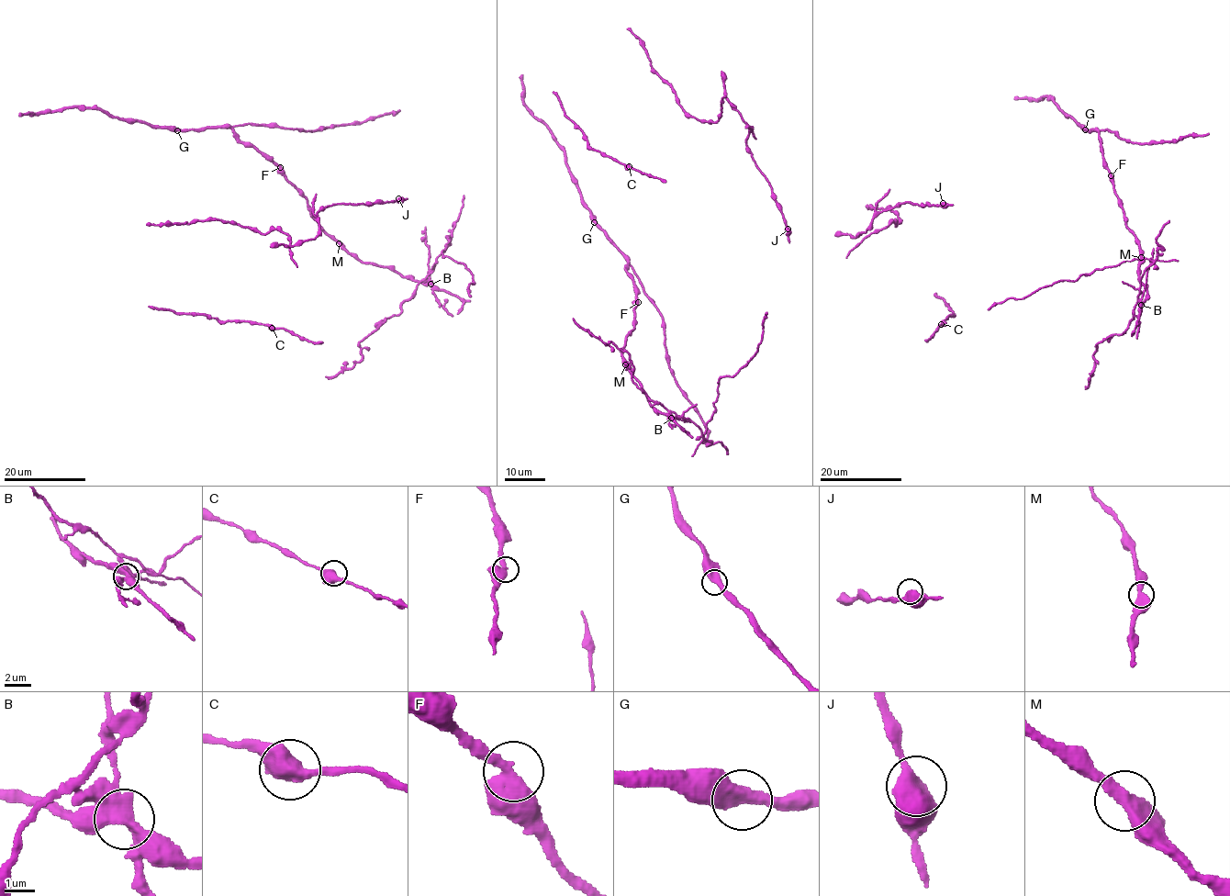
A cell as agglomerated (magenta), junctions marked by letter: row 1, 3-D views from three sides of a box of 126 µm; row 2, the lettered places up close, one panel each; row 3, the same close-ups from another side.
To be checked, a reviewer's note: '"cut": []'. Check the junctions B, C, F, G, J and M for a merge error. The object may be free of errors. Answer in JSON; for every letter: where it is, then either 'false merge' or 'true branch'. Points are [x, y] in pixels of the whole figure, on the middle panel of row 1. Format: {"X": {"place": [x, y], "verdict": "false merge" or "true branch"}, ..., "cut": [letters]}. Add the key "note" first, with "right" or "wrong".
{"note": "wrong", "B": {"place": [671, 418], "verdict": "false merge"}, "C": {"place": [629, 166], "verdict": "true branch"}, "F": {"place": [638, 302], "verdict": "true branch"}, "G": {"place": [594, 222], "verdict": "true branch"}, "J": {"place": [788, 229], "verdict": "true branch"}, "M": {"place": [625, 364], "verdict": "true branch"}, "cut": ["B"]}

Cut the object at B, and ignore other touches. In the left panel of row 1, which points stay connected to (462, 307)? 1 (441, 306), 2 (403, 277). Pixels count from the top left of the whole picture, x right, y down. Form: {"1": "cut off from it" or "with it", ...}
{"1": "cut off from it", "2": "with it"}

